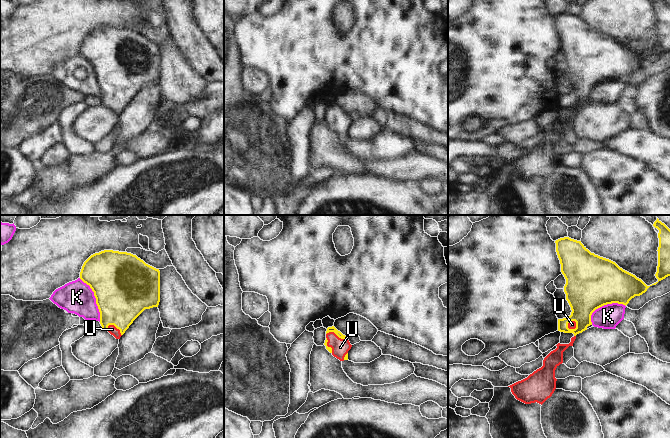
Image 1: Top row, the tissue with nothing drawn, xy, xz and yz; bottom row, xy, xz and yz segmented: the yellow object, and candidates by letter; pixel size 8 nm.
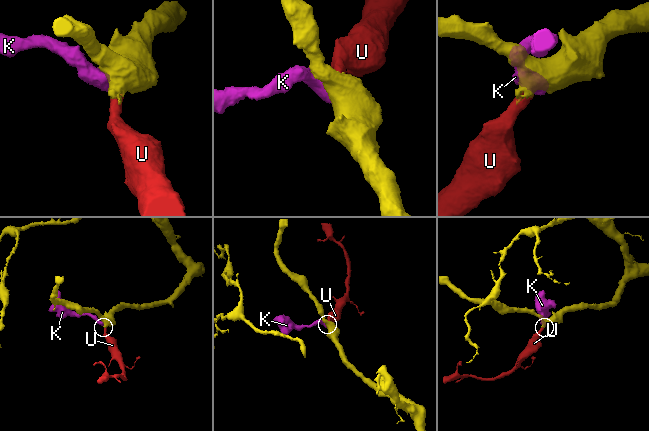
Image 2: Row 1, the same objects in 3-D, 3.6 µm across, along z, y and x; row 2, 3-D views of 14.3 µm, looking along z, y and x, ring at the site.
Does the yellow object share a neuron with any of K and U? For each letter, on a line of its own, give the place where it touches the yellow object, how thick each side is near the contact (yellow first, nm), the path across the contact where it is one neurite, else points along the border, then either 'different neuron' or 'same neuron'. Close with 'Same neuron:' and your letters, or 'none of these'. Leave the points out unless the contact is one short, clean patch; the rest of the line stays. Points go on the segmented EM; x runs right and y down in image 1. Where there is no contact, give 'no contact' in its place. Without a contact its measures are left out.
K: contact xy (96, 299); calibres 500 and 260 nm; different neuron
U: contact xz (337, 335); calibres 50 and 140 nm; way xz (330, 329), (337, 335), (337, 343), (340, 347); same neuron
Same neuron: U

